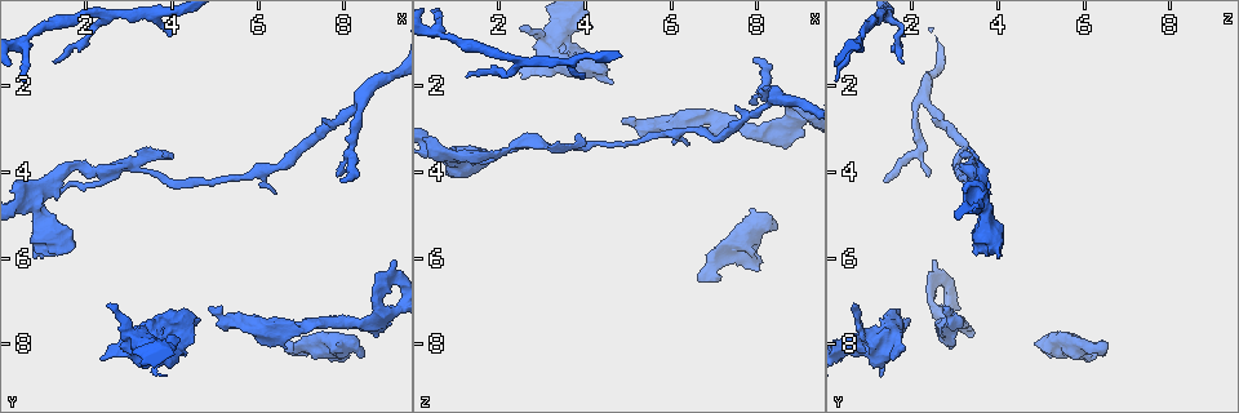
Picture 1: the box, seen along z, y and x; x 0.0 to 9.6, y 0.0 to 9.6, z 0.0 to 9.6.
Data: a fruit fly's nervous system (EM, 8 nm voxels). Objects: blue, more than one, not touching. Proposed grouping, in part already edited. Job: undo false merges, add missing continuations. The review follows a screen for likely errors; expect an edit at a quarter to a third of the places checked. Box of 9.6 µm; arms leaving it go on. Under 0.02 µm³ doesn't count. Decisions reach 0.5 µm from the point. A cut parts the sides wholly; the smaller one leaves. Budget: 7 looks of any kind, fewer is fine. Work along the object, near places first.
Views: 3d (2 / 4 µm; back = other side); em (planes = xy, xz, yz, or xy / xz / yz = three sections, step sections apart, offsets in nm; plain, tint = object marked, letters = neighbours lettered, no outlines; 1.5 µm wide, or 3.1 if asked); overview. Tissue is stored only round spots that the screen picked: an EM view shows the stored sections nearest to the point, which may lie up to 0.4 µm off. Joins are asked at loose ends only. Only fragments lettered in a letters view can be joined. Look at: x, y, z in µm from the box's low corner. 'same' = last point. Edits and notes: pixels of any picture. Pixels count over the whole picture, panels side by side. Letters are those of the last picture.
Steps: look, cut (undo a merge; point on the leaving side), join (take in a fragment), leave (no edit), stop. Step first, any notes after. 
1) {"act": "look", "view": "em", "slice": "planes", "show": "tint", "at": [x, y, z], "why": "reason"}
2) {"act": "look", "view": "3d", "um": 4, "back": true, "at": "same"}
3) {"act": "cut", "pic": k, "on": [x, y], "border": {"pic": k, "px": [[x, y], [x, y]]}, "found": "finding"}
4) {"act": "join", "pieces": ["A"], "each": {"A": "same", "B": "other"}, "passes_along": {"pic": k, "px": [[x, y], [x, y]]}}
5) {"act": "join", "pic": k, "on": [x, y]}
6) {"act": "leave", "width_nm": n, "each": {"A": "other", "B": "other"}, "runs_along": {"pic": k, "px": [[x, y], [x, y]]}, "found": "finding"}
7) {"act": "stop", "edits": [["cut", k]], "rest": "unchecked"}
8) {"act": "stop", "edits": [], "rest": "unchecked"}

{"act": "look", "view": "em", "slice": "planes", "show": "letters", "at": [8.75, 7.90, 3.40], "why": "free end"}

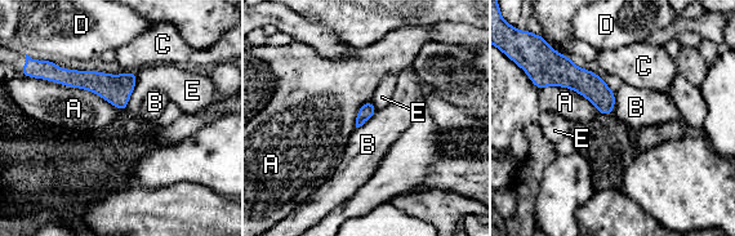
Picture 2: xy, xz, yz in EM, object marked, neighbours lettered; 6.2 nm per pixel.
{"act": "leave", "each": {"A": "other", "B": "other", "C": "other", "D": "other", "E": "other"}, "border": {"pic": 2, "px": [[377, 110], [356, 128]]}, "found": "no lettered fragment goes on from it"}

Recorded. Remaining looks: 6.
{"act": "look", "view": "em", "slice": "yz", "step": 4, "show": "tint", "at": [7.15, 8.20, 6.45]}

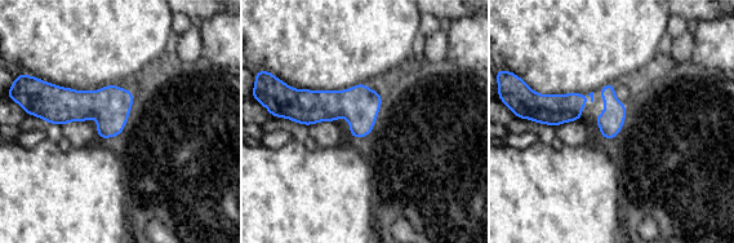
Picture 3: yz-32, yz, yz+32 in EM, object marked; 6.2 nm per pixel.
{"act": "look", "view": "em", "slice": "planes", "show": "letters", "at": "same", "why": "cut it another way"}

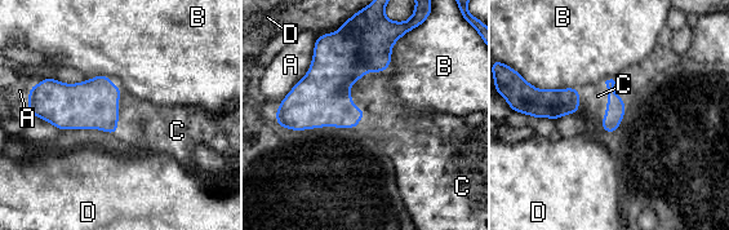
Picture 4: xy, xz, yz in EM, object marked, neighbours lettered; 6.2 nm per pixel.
{"act": "join", "pieces": ["C"], "each": {"A": "other", "B": "other", "C": "same", "D": "other"}, "found": "it goes on there"}

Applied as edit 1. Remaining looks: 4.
{"act": "look", "view": "em", "slice": "planes", "show": "letters", "at": [6.55, 7.60, 2.75]}

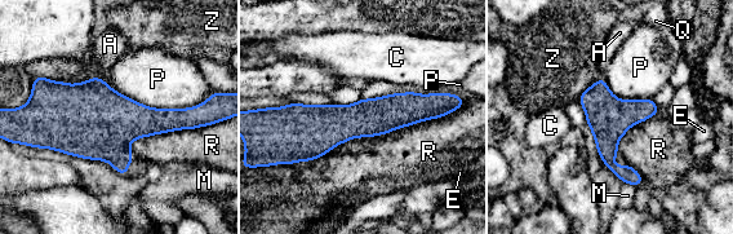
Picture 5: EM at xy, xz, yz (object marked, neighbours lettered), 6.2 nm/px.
{"act": "leave", "each": {"A": "other", "C": "other", "E": "other", "M": "other", "P": "other", "Q": "other", "R": "other", "Z": "other"}, "runs_along": {"pic": 5, "px": [[288, 110], [300, 118], [438, 114]]}, "found": "continuous, no second cell"}

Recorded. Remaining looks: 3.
{"act": "stop", "edits": [["join", 4]], "rest": "unchecked"}

